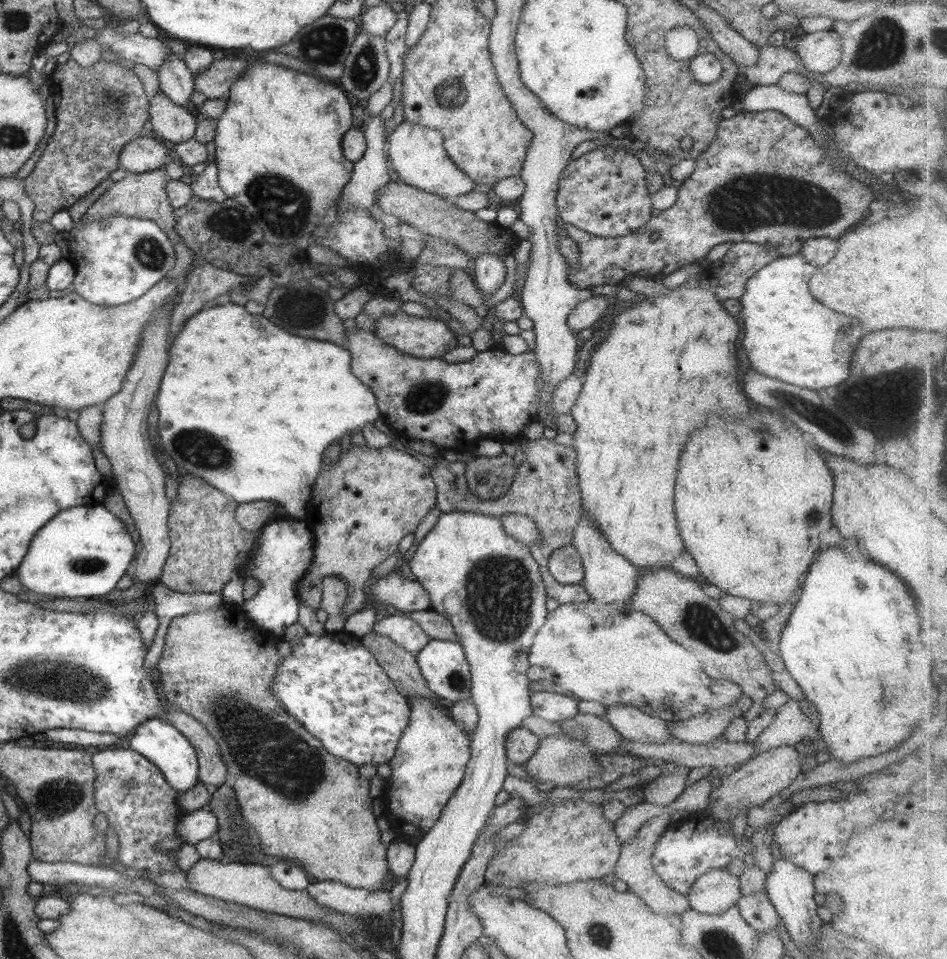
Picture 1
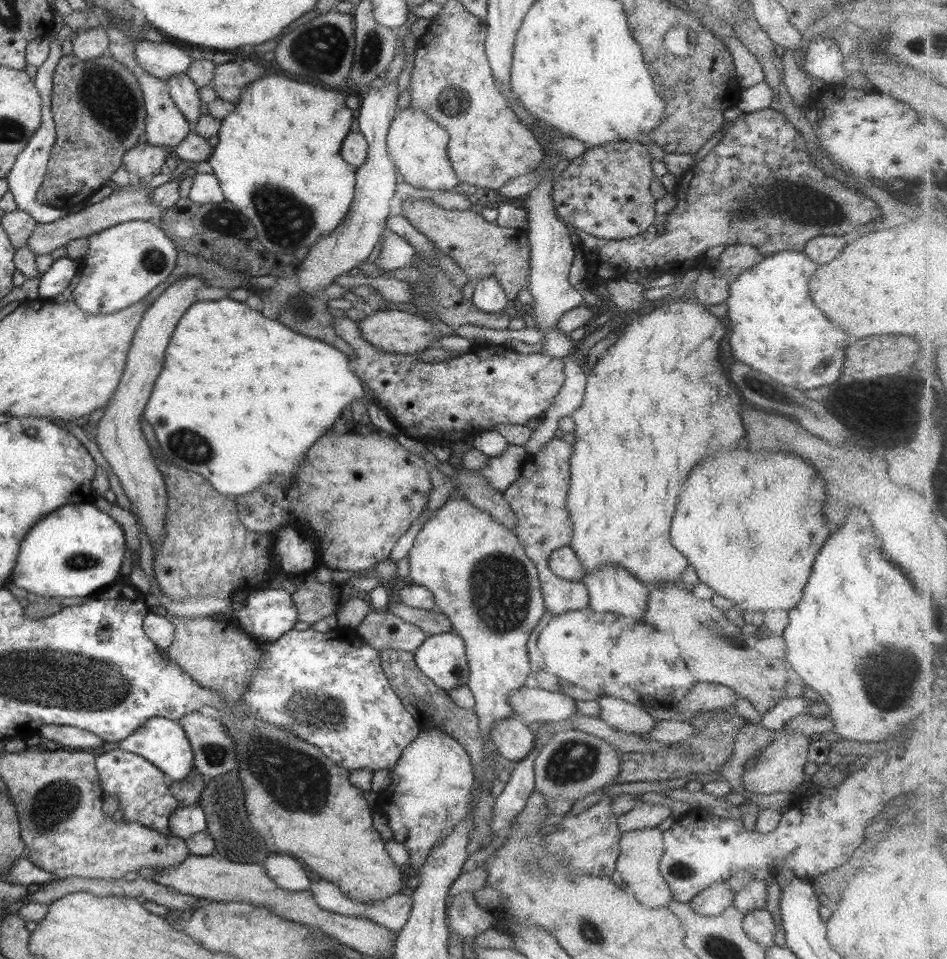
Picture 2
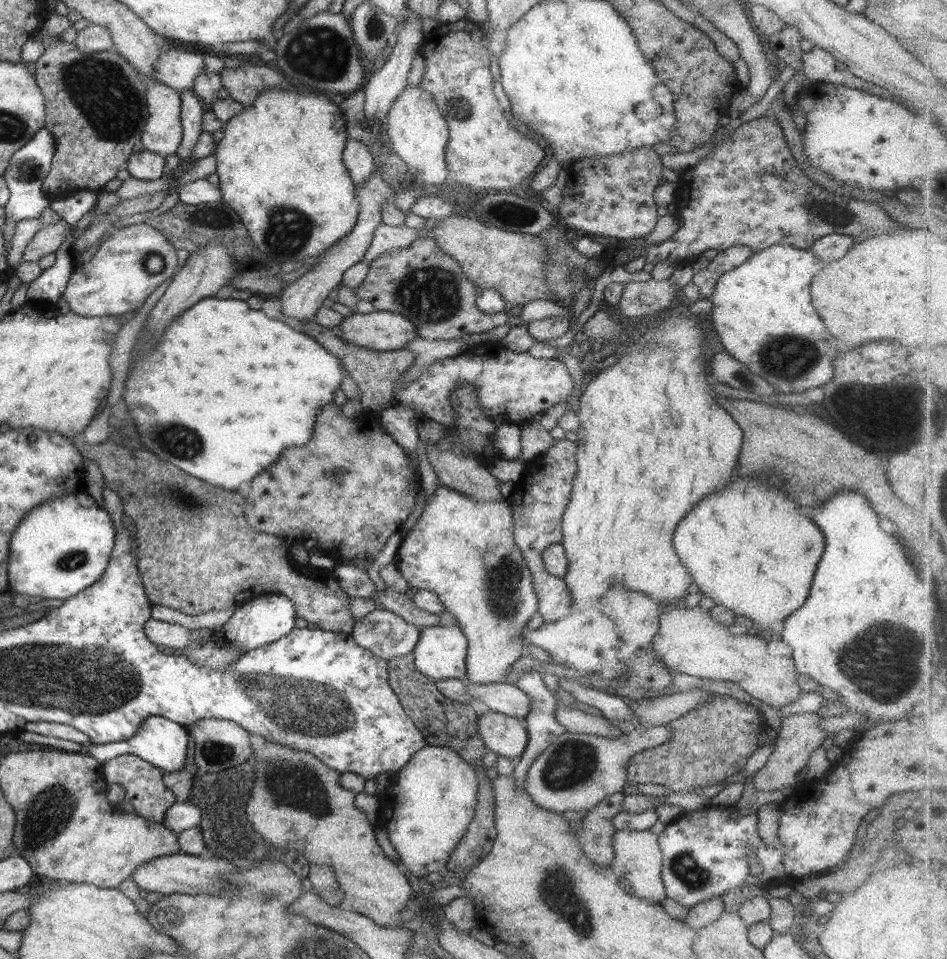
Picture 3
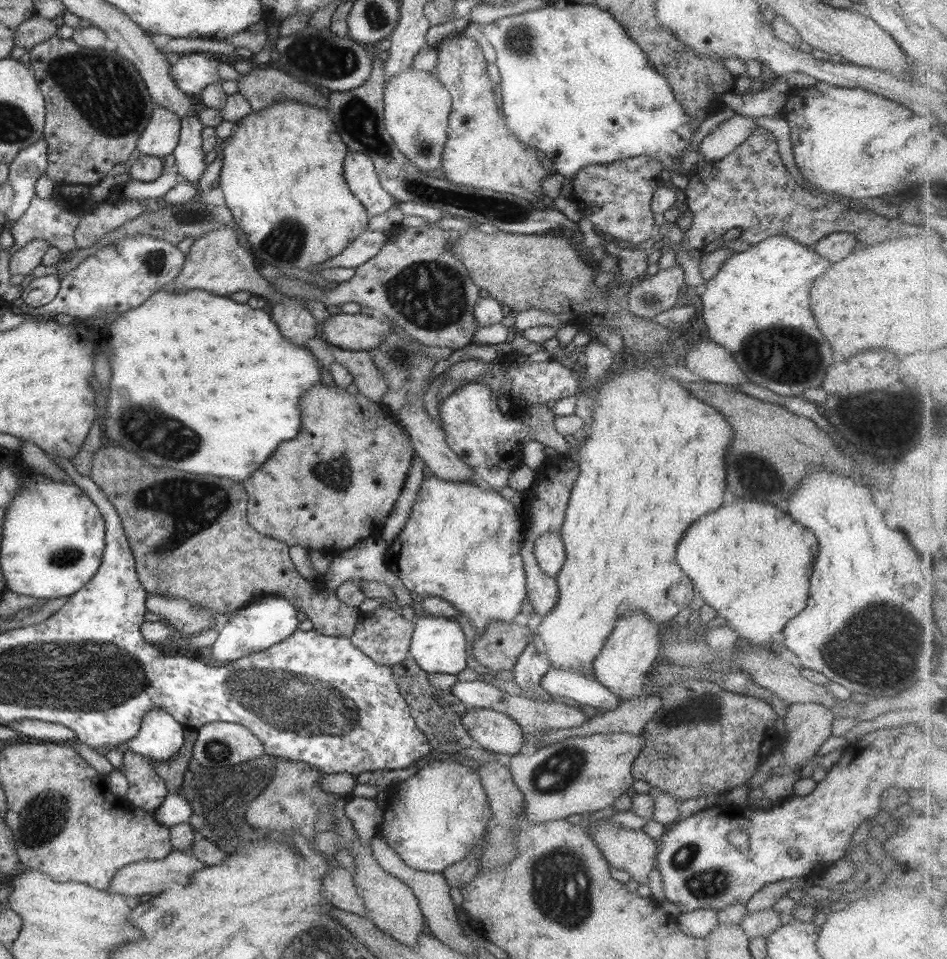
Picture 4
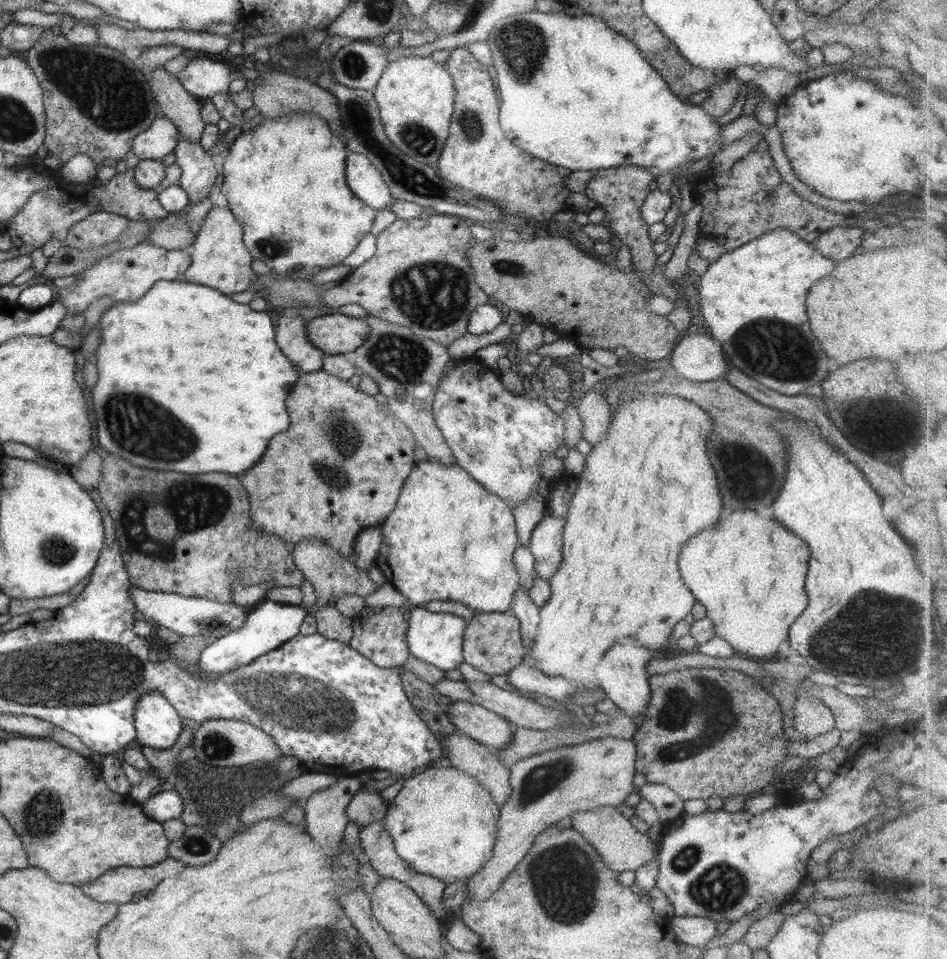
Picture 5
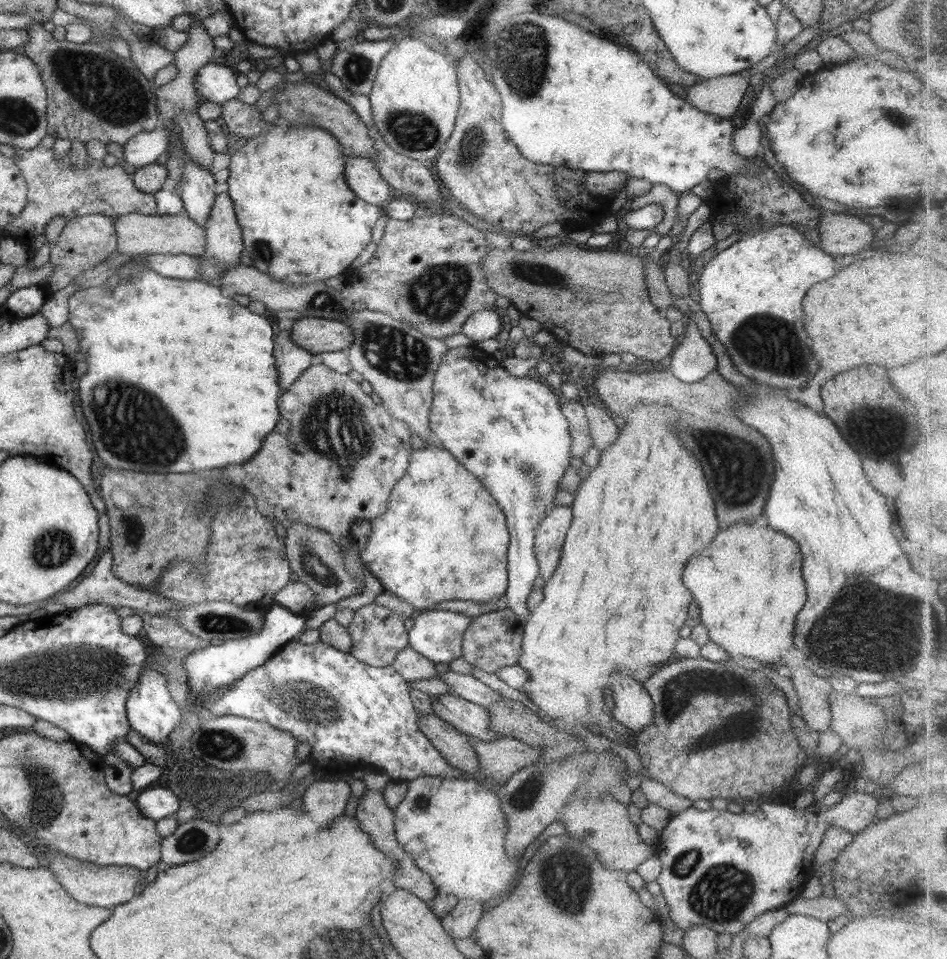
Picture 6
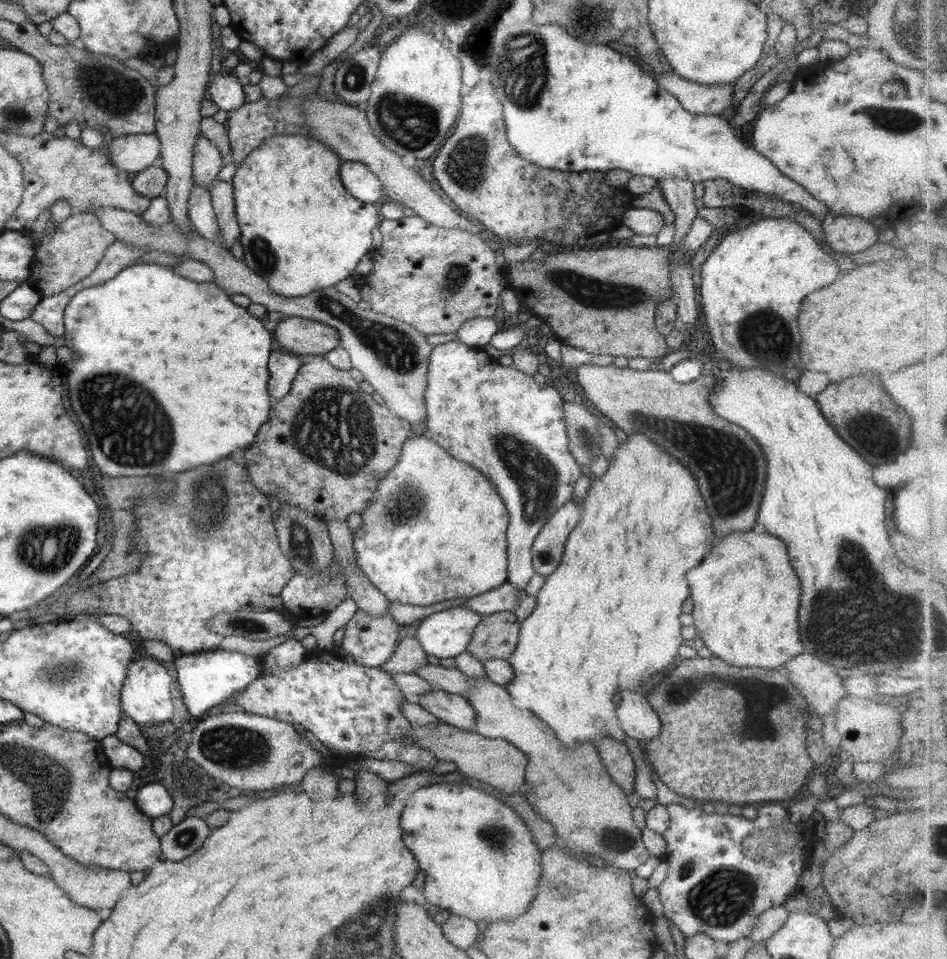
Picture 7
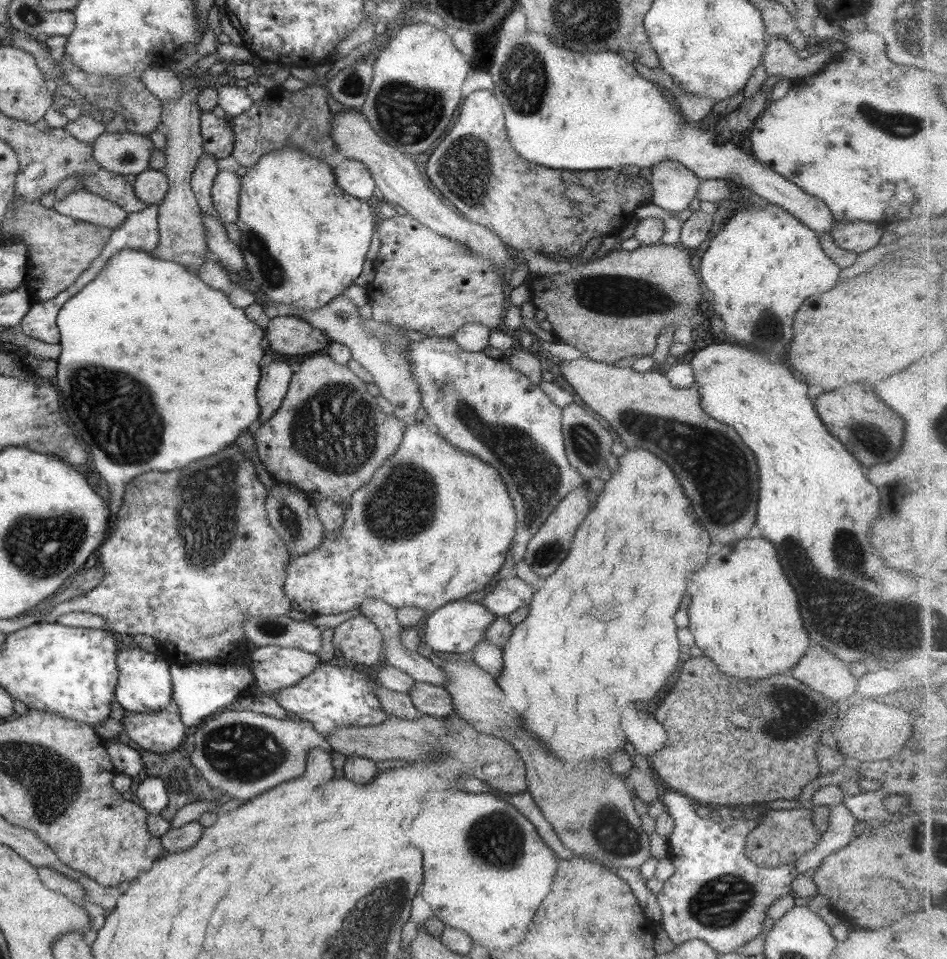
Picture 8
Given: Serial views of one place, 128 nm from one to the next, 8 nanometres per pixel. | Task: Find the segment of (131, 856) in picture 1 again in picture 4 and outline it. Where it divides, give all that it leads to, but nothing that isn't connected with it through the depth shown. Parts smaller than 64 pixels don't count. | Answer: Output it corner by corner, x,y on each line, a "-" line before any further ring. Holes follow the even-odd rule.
131,751
123,752
121,767
117,768
127,779
123,804
131,803
153,814
168,793
163,779
155,774
151,760

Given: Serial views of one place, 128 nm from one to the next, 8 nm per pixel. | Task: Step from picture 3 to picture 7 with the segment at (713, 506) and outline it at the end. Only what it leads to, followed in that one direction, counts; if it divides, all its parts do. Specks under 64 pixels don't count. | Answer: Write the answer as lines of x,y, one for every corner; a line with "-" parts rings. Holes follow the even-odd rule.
751,531
732,532
716,539
699,565
687,574
689,597
693,601
690,615
696,636
712,656
721,659
729,666
739,668
773,669
804,652
799,640
797,608
801,587
795,577
785,543
767,533
755,534

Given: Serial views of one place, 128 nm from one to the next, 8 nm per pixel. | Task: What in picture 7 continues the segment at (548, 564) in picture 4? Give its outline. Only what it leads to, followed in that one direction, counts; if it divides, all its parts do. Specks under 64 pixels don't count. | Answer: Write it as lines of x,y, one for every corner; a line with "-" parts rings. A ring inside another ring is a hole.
572,500
564,502
541,527
530,546
535,573
547,577
561,561
567,537
580,519
582,508

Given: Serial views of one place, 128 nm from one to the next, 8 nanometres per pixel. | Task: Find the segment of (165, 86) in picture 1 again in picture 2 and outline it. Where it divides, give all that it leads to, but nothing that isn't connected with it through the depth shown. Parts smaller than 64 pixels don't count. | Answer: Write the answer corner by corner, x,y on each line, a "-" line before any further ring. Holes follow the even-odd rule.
182,72
181,75
173,75
163,82
167,86
169,98
193,132
197,120
204,114
203,103
199,101
197,88
185,72

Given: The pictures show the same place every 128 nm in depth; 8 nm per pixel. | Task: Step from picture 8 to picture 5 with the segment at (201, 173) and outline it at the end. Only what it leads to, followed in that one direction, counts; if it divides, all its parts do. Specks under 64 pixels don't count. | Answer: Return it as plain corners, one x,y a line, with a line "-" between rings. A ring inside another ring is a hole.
161,66
143,76
163,118
173,123
180,139
198,144
205,125
201,122
196,98
179,85
176,76
169,75

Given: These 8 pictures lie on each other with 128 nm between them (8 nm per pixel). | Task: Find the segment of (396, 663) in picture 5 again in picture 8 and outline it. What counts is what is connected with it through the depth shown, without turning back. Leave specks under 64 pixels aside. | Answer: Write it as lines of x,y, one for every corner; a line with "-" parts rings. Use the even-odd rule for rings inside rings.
357,615
335,627
331,644
344,661
351,660
369,667
381,663
381,633
365,616

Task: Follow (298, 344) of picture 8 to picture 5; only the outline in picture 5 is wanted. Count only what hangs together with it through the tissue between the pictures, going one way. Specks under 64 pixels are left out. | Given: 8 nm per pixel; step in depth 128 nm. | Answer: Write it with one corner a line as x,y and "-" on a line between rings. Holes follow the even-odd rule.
333,312
305,322
307,340
326,356
354,351
364,342
369,326
362,318

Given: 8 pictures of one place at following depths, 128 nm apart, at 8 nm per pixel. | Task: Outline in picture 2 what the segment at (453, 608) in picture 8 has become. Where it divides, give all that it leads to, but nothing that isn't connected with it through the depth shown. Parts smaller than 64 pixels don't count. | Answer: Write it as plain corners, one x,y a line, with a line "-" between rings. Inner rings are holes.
451,631
428,635
414,650
414,663
446,692
467,684
469,669
464,648
463,639

